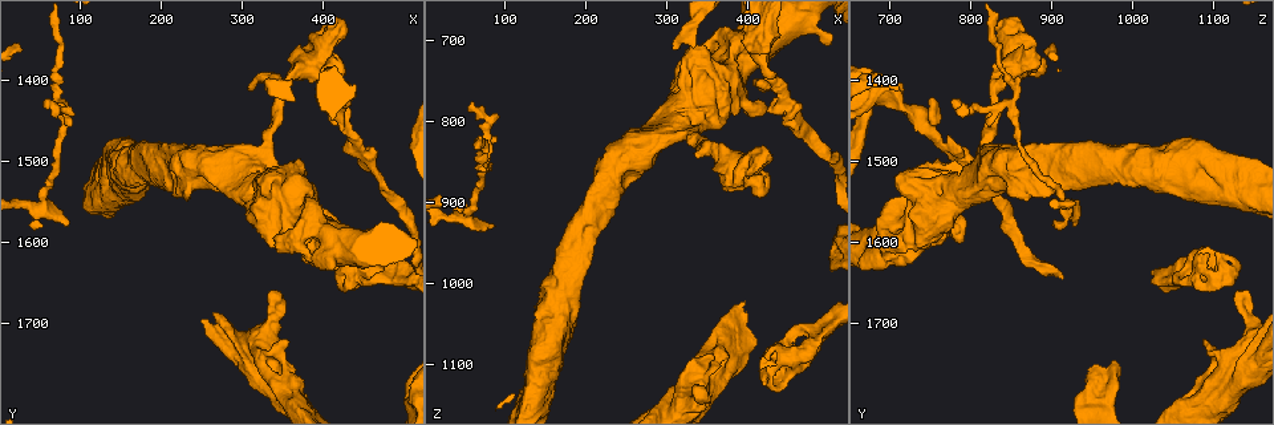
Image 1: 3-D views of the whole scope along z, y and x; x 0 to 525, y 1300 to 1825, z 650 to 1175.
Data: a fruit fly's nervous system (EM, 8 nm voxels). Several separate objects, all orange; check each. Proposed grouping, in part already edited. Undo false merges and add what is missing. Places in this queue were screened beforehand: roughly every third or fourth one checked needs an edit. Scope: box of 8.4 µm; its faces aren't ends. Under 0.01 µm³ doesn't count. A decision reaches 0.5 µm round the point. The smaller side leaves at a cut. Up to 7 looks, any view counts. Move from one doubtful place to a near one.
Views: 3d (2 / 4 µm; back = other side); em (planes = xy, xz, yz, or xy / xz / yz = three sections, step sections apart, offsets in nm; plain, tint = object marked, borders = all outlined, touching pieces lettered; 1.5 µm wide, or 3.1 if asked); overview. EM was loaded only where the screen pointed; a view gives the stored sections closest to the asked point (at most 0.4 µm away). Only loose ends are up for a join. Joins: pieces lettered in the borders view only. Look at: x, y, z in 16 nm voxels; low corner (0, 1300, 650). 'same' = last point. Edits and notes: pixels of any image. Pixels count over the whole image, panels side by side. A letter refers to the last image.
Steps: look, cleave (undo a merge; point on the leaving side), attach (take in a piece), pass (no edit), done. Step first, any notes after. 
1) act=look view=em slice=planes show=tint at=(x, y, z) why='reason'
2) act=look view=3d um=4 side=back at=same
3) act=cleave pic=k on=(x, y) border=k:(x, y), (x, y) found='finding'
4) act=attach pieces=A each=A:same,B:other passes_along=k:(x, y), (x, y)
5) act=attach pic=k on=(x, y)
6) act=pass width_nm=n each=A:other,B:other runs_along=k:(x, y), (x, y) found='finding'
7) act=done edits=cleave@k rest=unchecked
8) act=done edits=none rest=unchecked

act=look view=em slice=xy step=4 show=plain at=(425, 1445, 740) why='a fork'

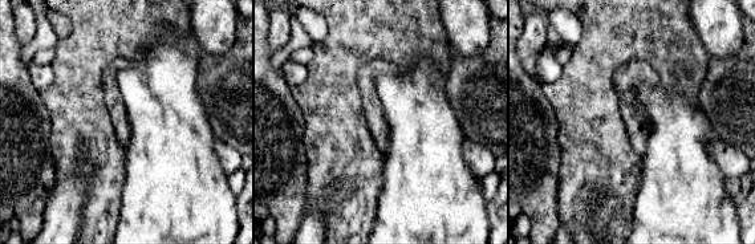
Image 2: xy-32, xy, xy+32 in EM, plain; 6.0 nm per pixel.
act=look view=em slice=xy step=4 show=tint at=same why='with the object marked'

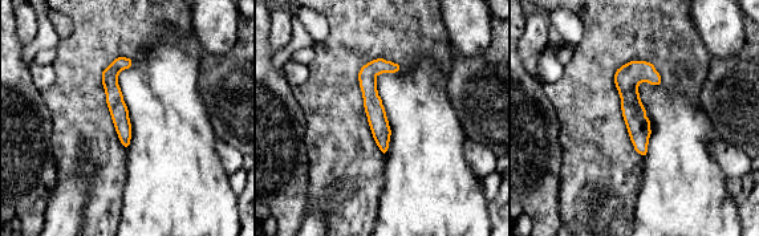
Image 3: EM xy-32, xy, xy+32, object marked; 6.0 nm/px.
act=look view=em slice=xy step=4 show=borders at=same why='see the neighbours'

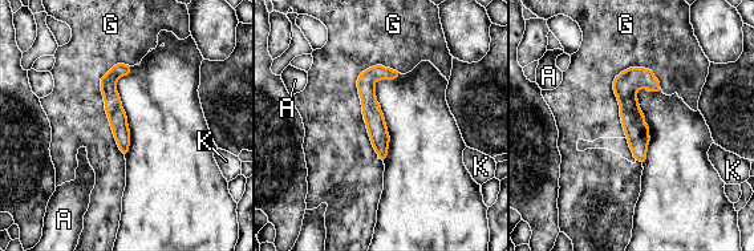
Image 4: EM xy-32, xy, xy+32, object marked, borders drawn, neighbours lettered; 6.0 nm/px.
act=pass longest_contact=G:550nm each=A:other,G:other,K:other border=4:(376, 64), (357, 93), (378, 156) found='all the same neuron'

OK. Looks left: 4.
act=look view=em slice=planes show=borders at=(60, 1425, 780) why='thin end'

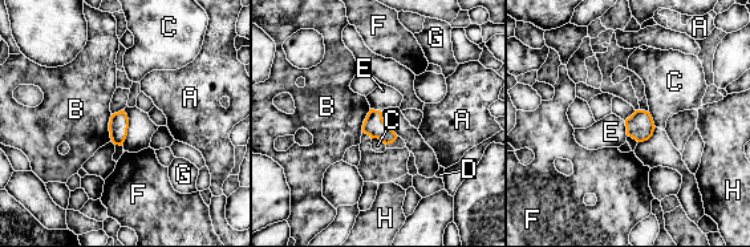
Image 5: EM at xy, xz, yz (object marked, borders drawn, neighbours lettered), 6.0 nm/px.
act=pass each=A:other,B:other,C:other,D:other,E:other,F:other,G:other,H:other border=5:(624, 121), (627, 136) found='no lettered piece goes on from it'

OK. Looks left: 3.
act=look view=3d um=2 at=(305, 1410, 715) why='tapers out'

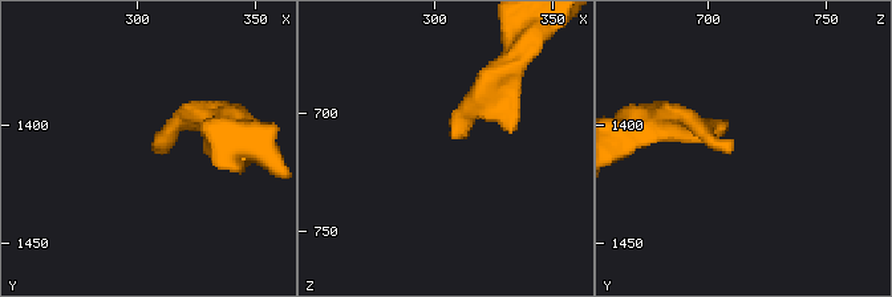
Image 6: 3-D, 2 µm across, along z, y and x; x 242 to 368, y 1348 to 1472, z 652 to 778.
act=look view=em slice=planes show=tint at=(308, 1410, 710) why='shape alone is not enough'

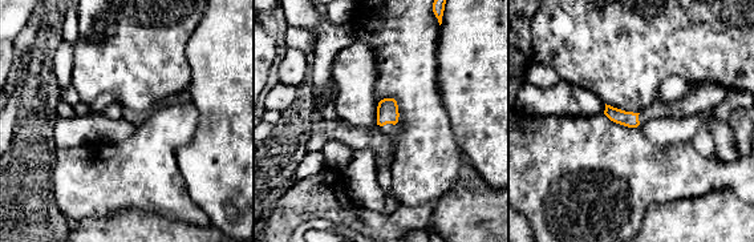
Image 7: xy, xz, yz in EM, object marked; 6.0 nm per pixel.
act=look view=em slice=planes show=borders at=same why='what lies round it'

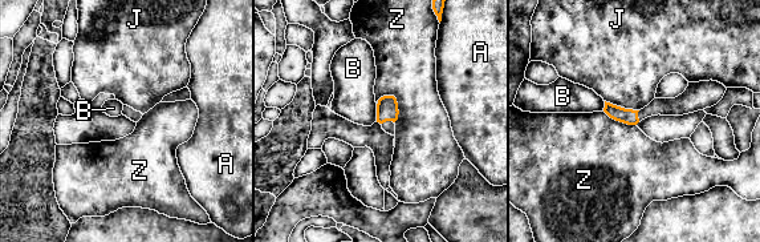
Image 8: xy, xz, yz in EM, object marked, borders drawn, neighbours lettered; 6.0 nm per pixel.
act=pass each=A:other,B:other,J:other,Z:other border=8:(376, 104), (377, 121) found='none of them fits'

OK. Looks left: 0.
act=done edits=none rest=unchecked

